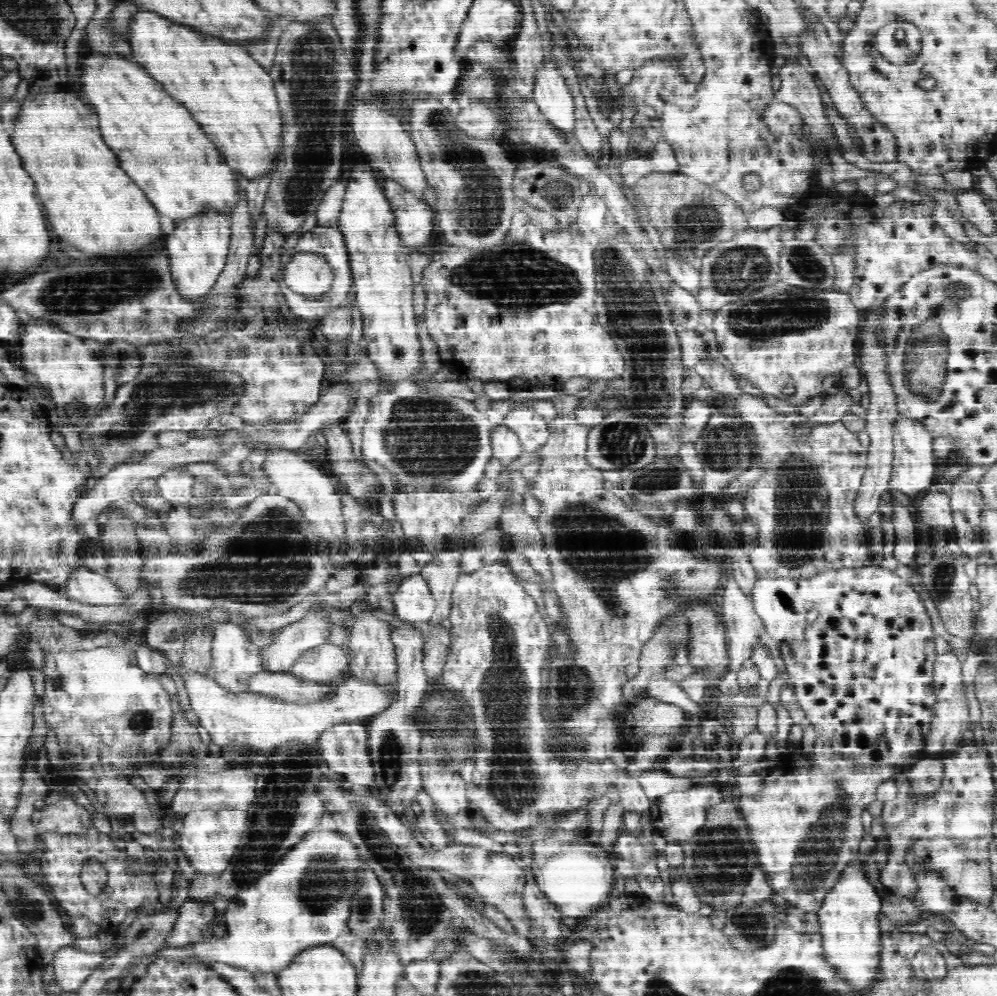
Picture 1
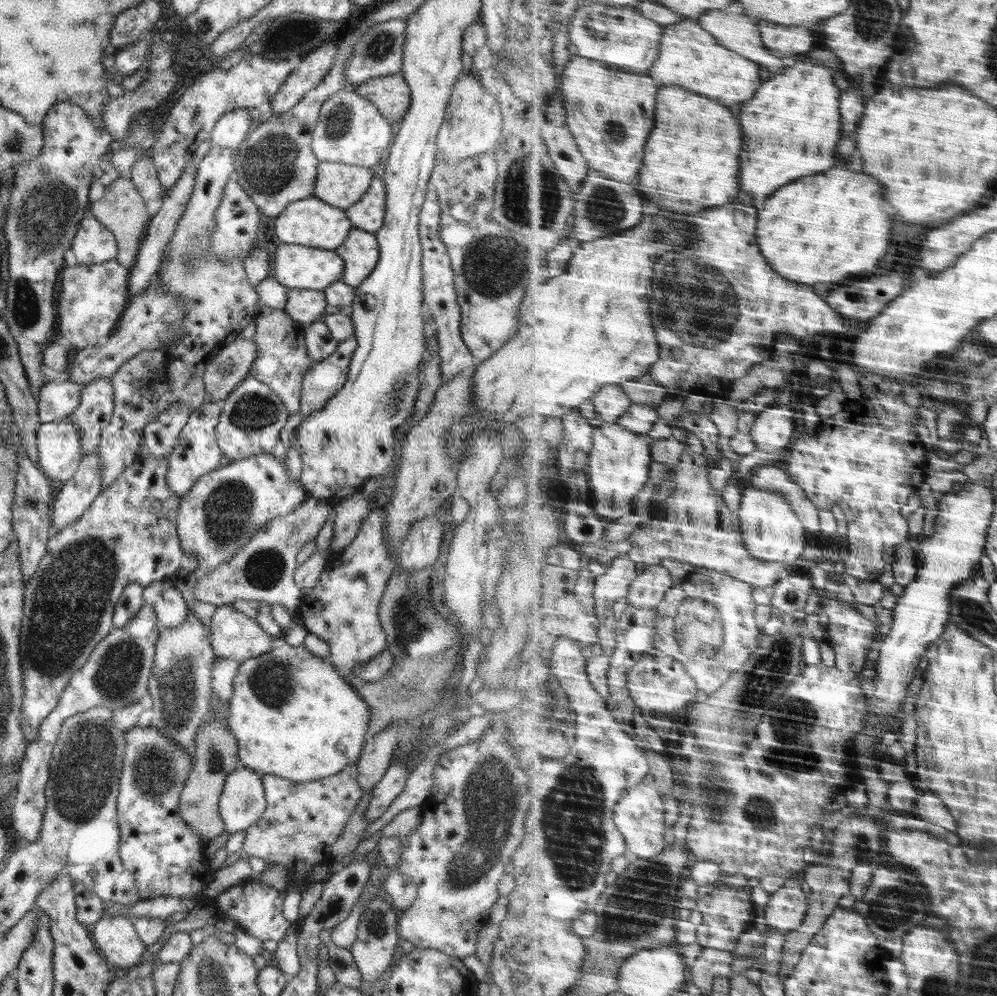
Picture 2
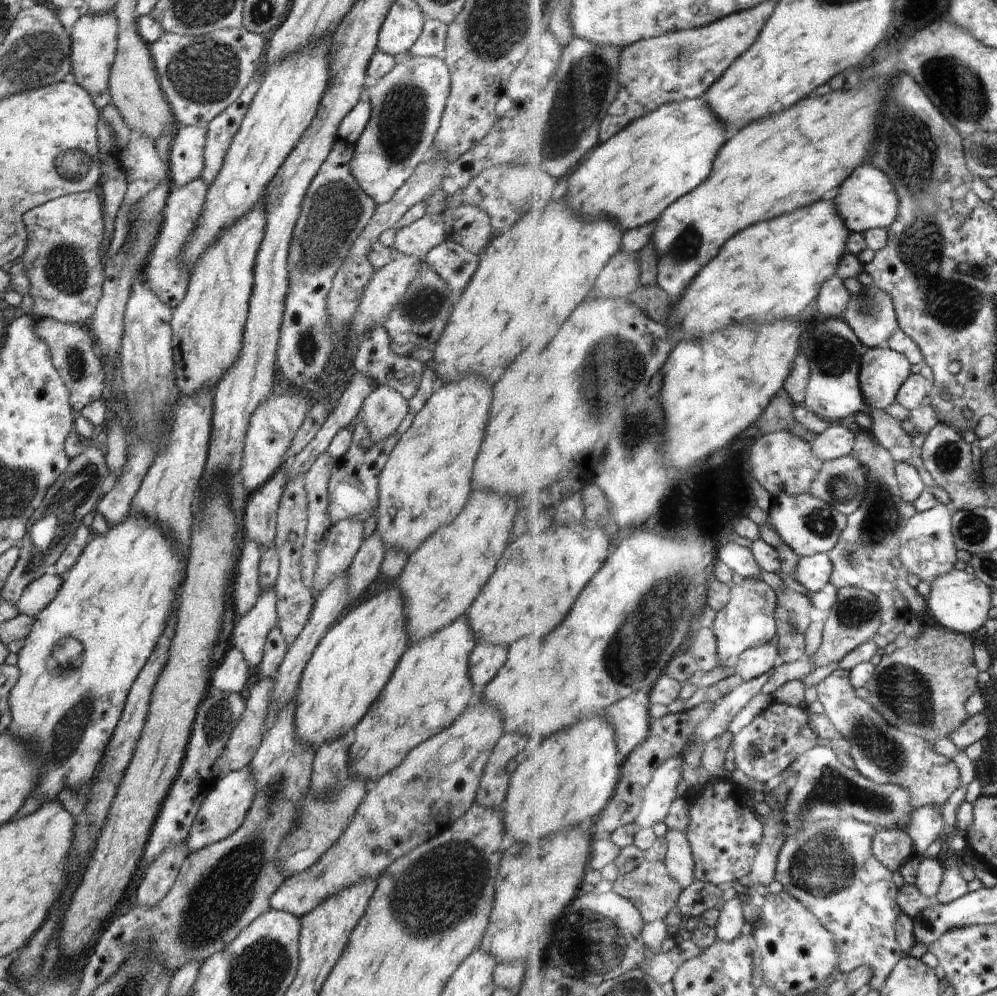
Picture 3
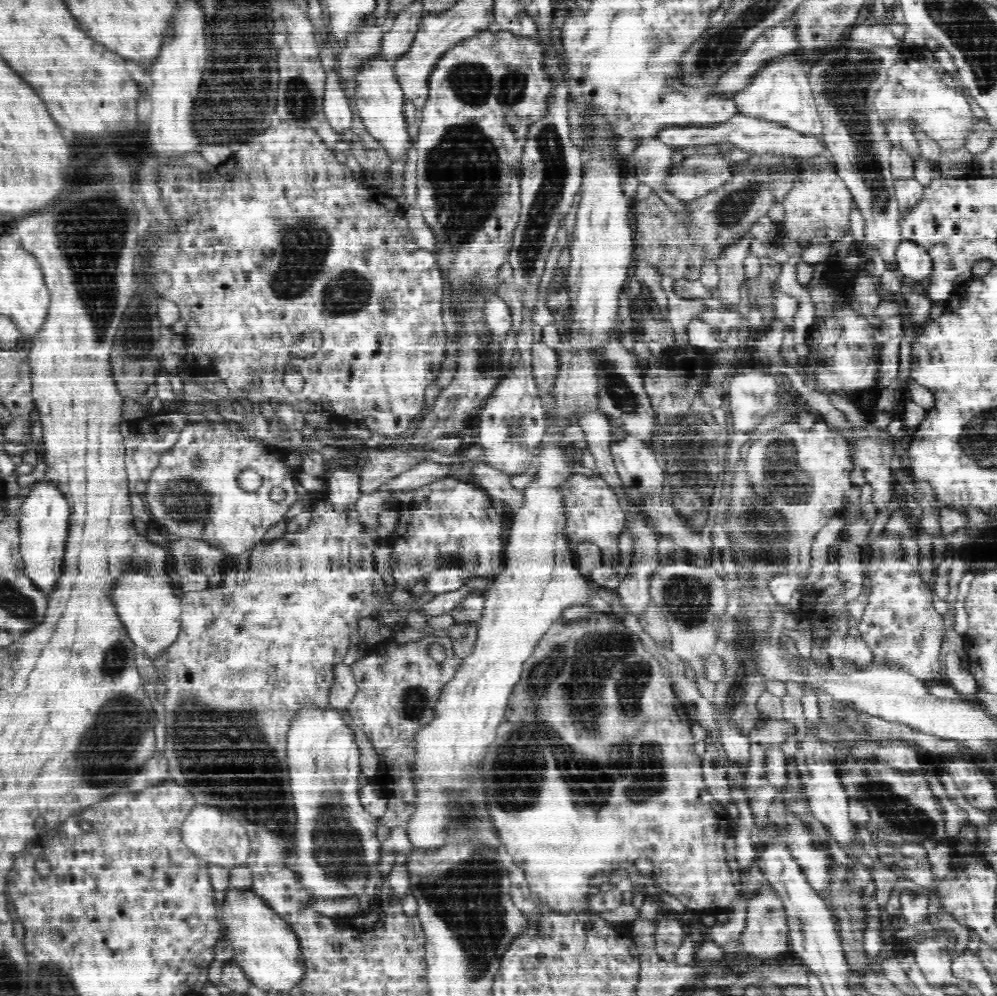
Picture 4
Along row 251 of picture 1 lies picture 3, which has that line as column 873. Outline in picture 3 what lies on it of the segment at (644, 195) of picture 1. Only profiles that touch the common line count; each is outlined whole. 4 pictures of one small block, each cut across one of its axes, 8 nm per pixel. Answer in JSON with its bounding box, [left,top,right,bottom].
[868,625,980,743]

